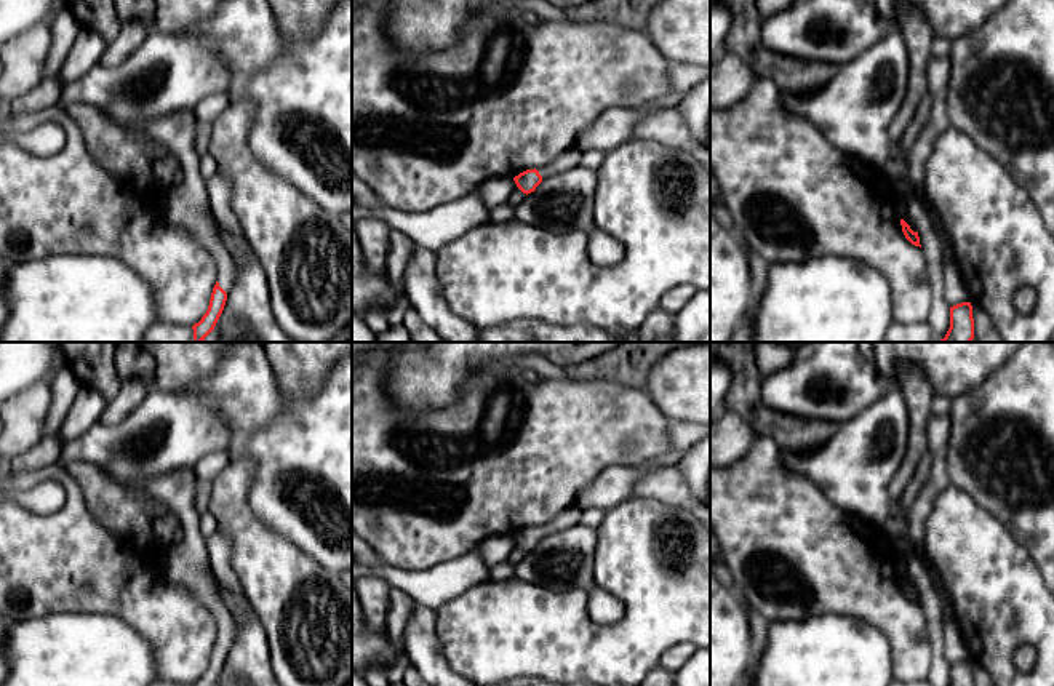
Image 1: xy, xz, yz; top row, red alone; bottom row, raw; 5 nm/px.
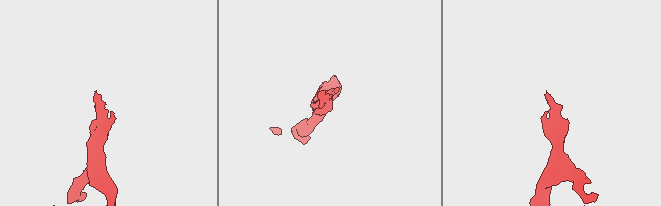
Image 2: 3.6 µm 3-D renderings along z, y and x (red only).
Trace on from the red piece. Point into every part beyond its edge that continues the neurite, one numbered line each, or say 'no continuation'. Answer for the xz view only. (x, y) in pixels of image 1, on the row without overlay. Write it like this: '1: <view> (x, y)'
1: xz (571, 517)

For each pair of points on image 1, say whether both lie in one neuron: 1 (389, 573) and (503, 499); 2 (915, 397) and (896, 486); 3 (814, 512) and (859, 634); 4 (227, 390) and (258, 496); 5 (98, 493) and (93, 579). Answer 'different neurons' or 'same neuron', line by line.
1: different neurons
2: same neuron
3: different neurons
4: same neuron
5: different neurons

